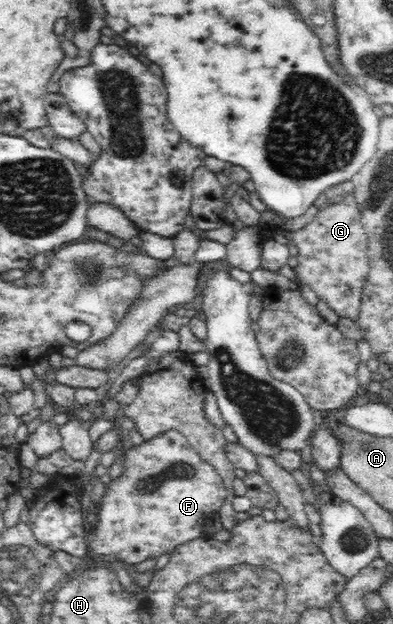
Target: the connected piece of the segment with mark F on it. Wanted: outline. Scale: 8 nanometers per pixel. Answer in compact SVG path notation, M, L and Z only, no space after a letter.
M175 429L143 441L122 453L125 466L119 478L104 486L99 522L91 547L96 554L138 564L170 554L177 546L203 538L226 497L228 488L210 463L206 463L186 437Z

